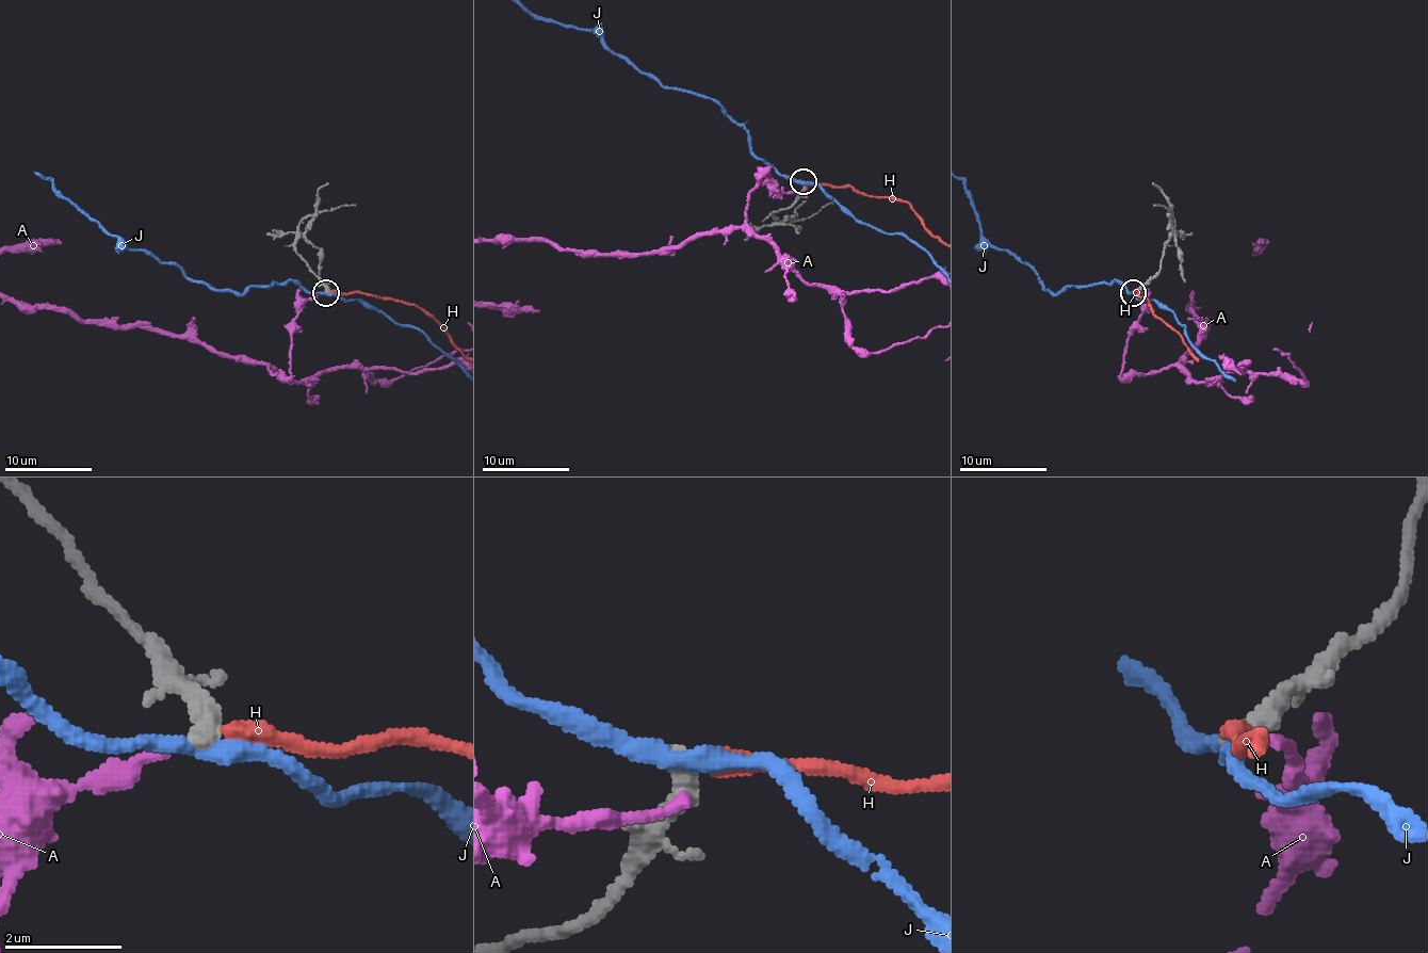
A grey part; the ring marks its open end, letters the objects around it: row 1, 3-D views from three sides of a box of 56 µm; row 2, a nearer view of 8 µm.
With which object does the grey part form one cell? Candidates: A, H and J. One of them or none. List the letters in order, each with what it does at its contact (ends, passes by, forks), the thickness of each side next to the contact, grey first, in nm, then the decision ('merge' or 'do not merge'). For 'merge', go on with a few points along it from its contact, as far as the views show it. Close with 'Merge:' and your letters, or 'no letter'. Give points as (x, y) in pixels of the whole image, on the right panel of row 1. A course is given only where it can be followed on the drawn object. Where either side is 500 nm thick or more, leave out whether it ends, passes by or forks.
A: it ends; calibres 480 and 170 nm; do not merge
H: it ends; calibres 460 and 360 nm; do not merge
J: it passes by; calibres 420 and 320 nm; do not merge
Merge: no letter

